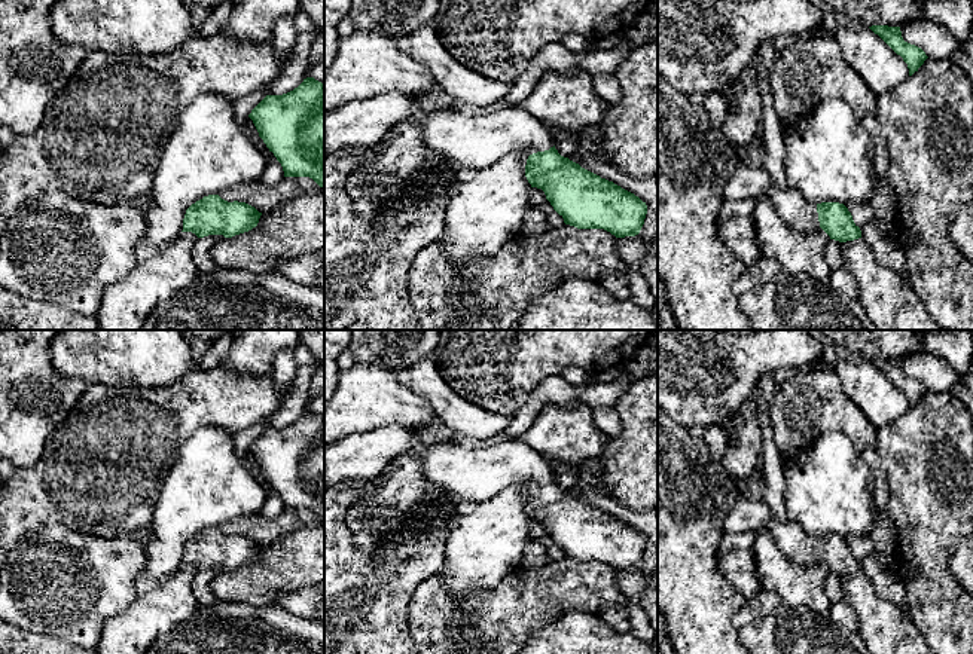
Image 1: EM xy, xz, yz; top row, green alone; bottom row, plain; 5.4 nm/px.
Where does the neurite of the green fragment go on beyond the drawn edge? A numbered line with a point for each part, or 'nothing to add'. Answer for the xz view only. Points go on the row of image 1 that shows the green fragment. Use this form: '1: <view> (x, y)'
1: xz (473, 141)

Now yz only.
1: yz (747, 182)

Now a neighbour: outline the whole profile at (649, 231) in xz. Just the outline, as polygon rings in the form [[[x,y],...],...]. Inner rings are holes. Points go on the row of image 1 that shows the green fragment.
[[[598,125],[579,131],[576,137],[577,149],[568,156],[570,161],[634,193],[647,205],[647,214],[638,236],[641,244],[650,242],[658,236],[658,178],[632,177],[611,165],[600,149],[601,131]]]

